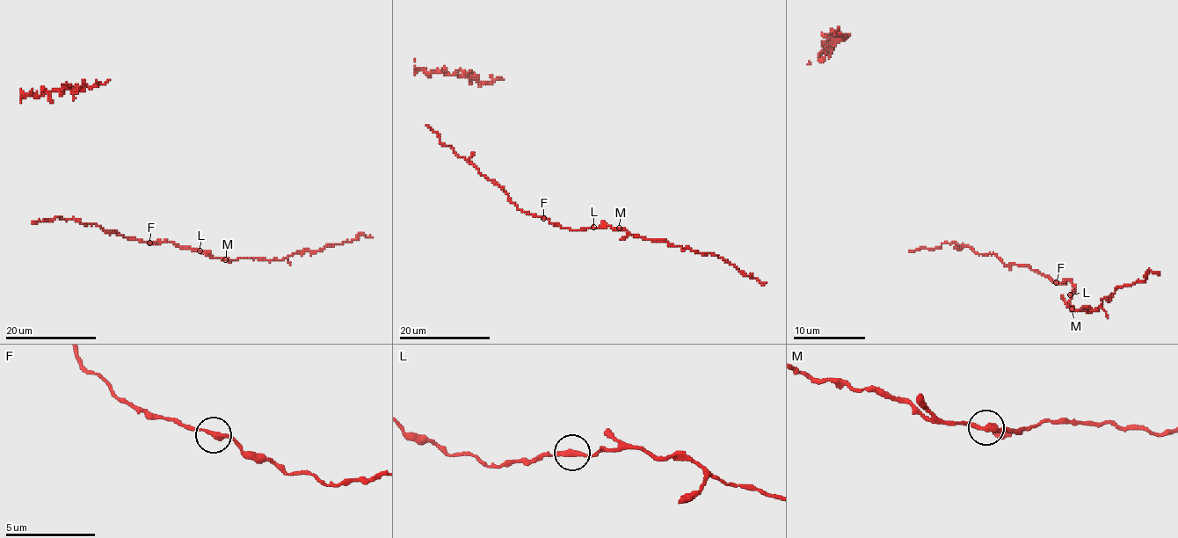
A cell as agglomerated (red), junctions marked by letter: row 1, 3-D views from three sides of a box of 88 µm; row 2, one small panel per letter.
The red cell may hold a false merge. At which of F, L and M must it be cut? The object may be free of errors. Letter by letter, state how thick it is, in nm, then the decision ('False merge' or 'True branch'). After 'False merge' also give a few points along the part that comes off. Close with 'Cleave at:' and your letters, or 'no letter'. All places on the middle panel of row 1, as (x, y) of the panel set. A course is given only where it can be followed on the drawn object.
F: Thickness 280 nm. True branch
L: Thickness 280 nm. True branch
M: Thickness 300 nm. False merge. Course of the part to remove: (620, 229), (649, 240), (666, 241), (701, 253), (712, 253), (766, 283)
Cleave at: M

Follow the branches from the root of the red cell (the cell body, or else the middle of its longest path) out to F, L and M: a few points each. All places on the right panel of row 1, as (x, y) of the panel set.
F: (1014, 265), (1025, 265), (1038, 270), (1056, 282)
L: (1014, 265), (1025, 265), (1038, 270), (1056, 282), (1072, 280), (1075, 287), (1070, 294)
M: (1014, 265), (1025, 265), (1038, 270), (1056, 282), (1072, 280), (1075, 287), (1068, 306), (1072, 309)

